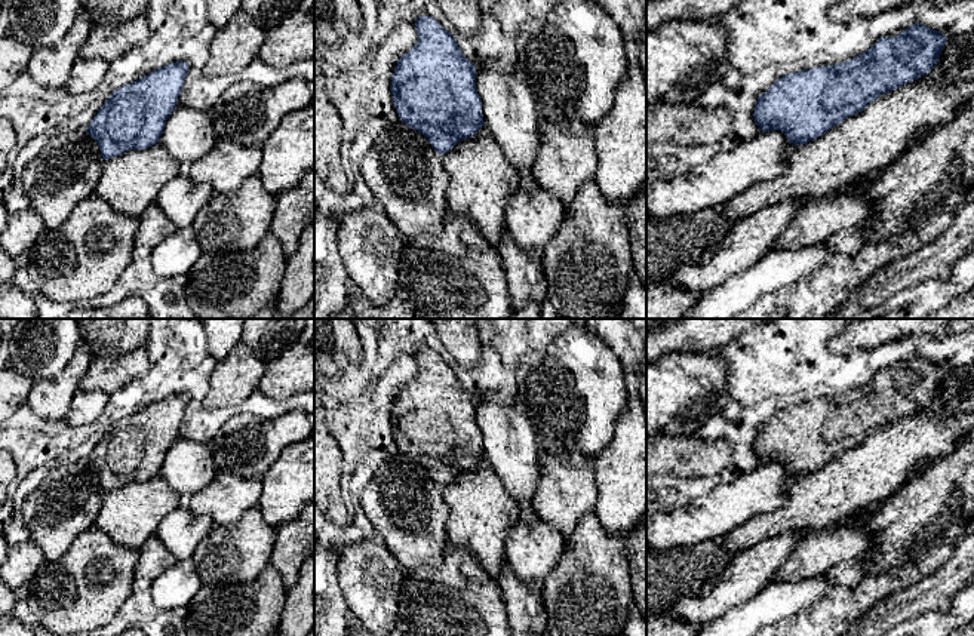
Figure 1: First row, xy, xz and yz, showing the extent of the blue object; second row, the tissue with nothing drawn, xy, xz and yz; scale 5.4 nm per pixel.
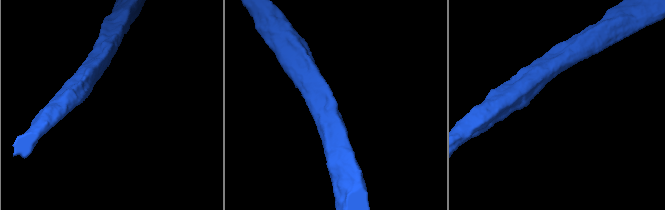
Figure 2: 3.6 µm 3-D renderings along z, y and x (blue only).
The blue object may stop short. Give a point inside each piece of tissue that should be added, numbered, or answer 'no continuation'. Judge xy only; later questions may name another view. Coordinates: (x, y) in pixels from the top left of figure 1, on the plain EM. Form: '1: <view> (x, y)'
no continuation

